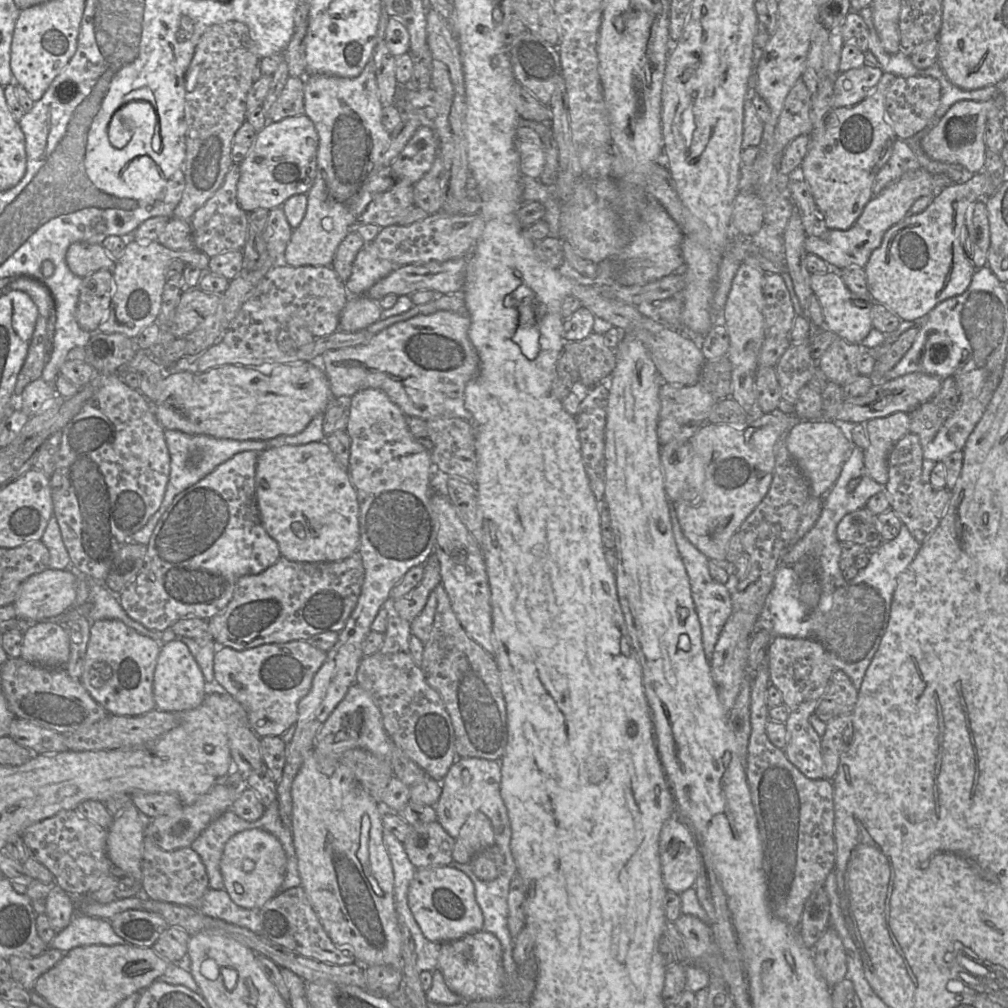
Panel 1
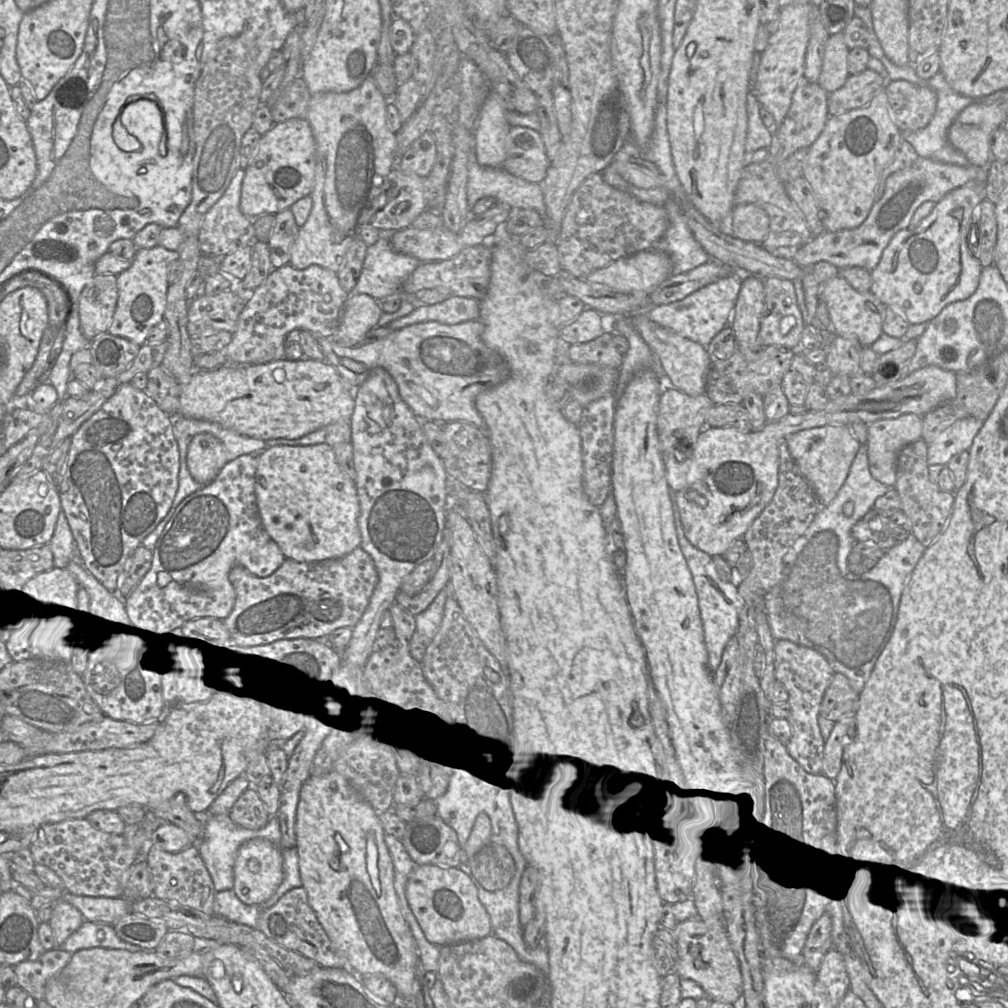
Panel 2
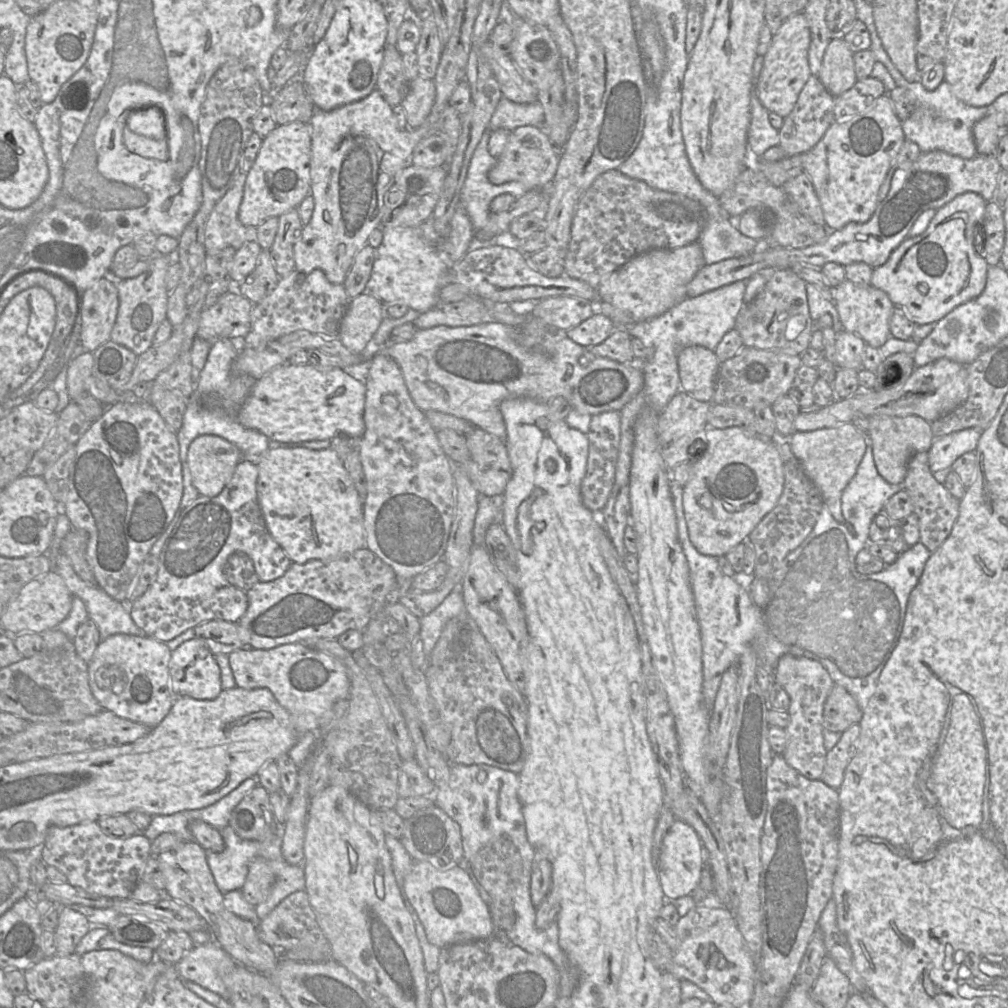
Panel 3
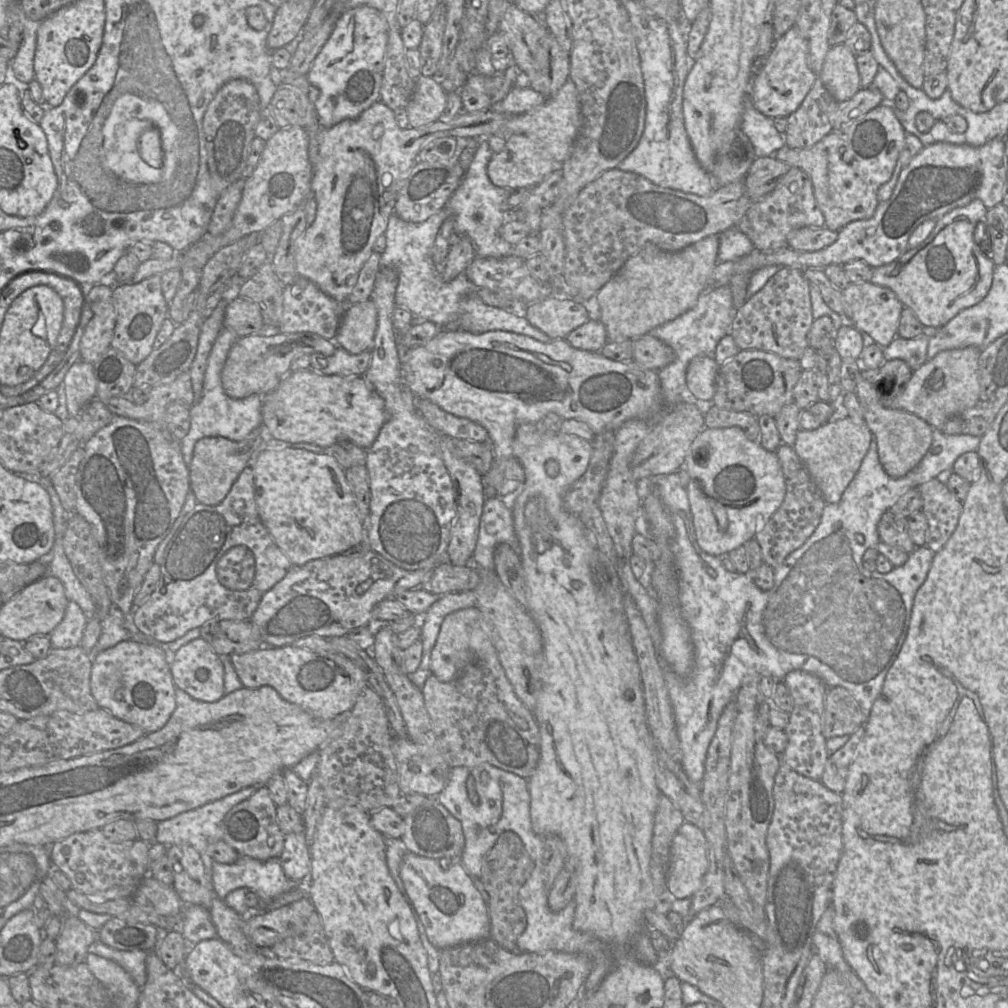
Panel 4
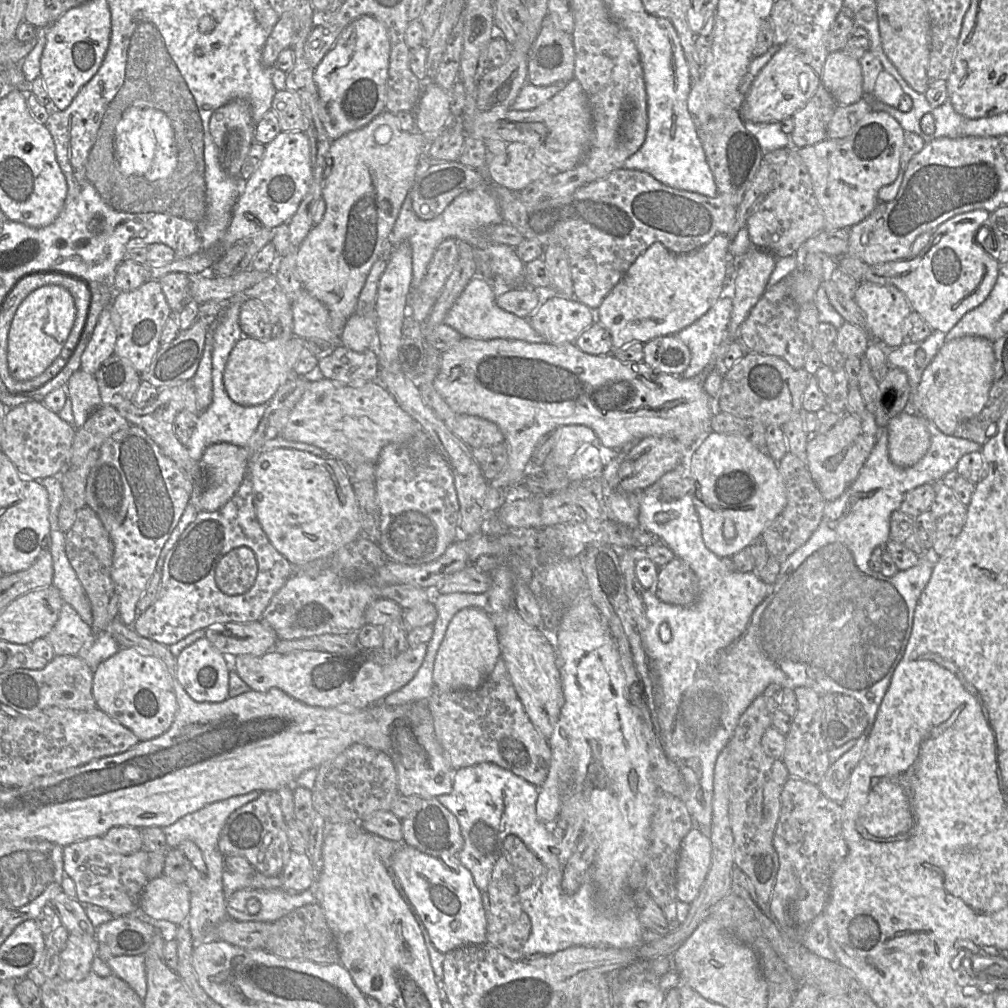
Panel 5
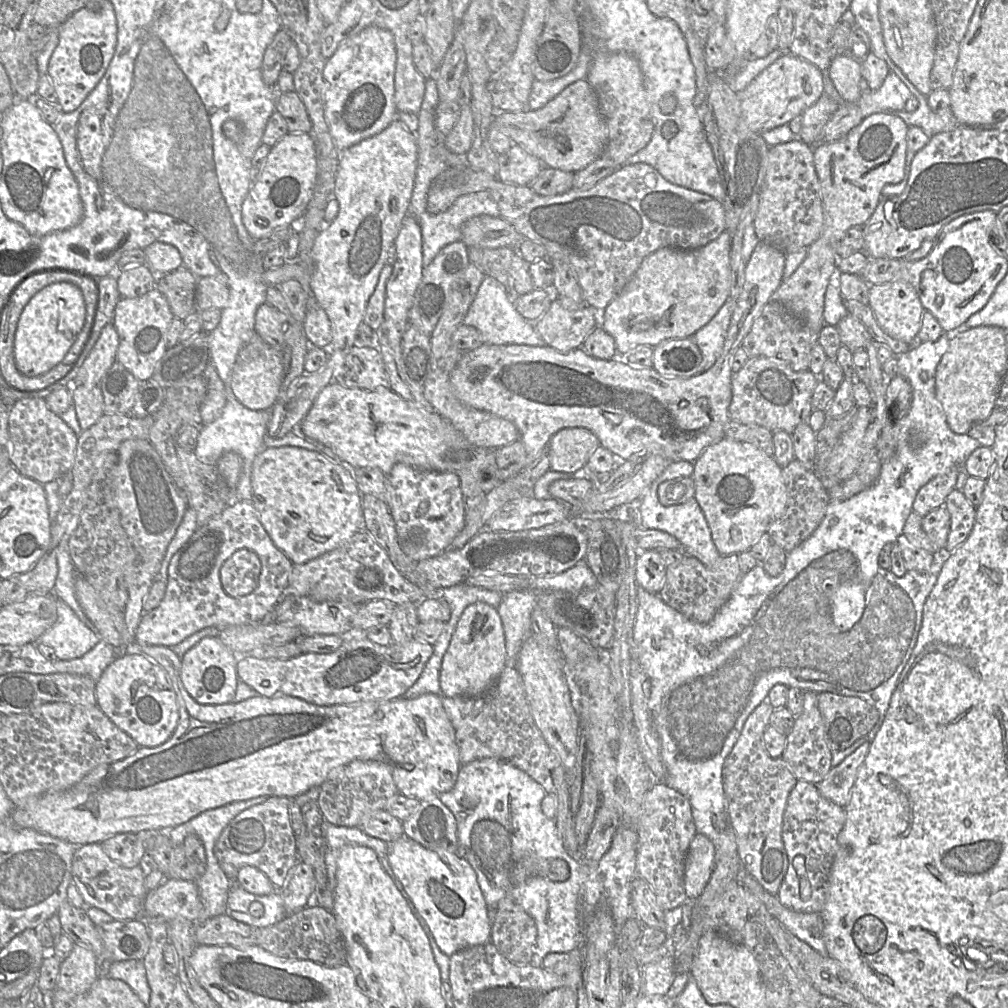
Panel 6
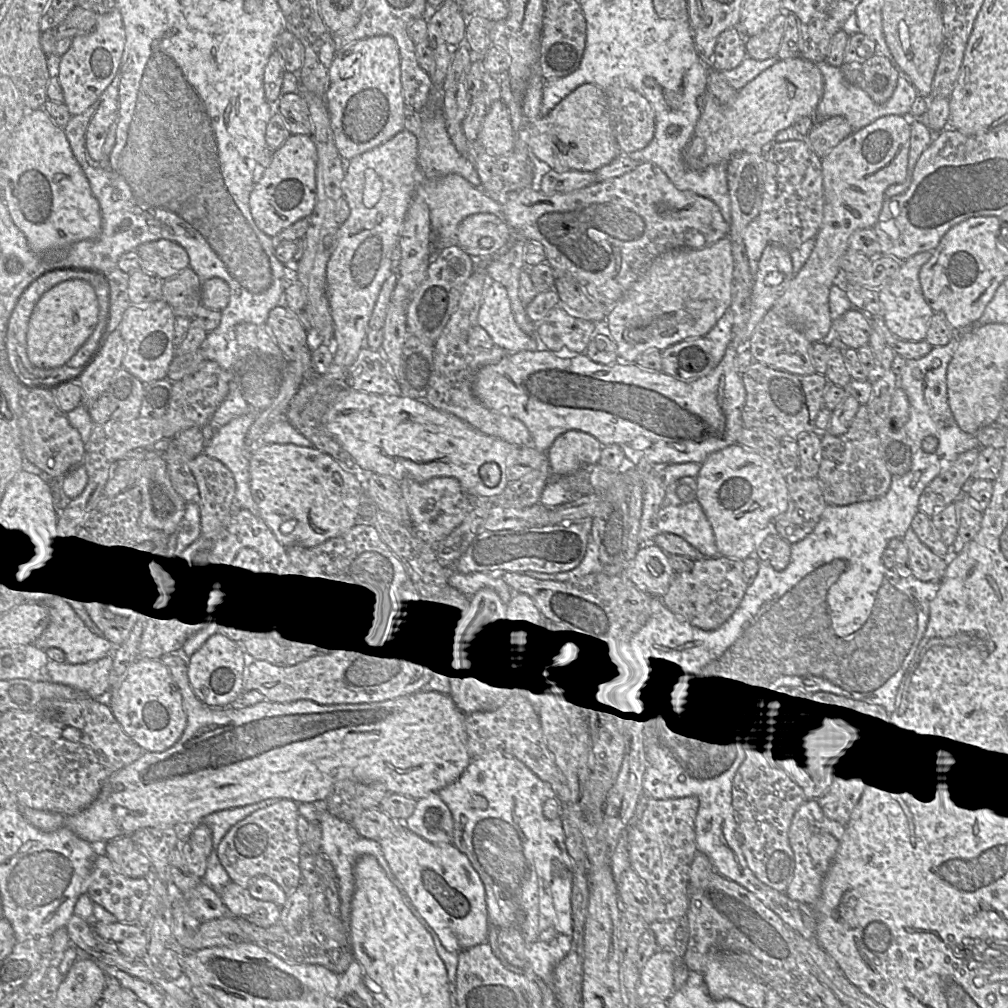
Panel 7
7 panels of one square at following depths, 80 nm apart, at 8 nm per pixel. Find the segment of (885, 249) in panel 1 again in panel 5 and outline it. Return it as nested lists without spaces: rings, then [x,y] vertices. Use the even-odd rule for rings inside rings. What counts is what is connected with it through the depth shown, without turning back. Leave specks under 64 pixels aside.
[[[977,209],[950,218],[932,233],[930,242],[916,257],[869,266],[864,281],[897,287],[906,296],[912,311],[919,313],[933,330],[945,335],[967,312],[987,299],[997,281],[1000,263],[975,243],[975,232],[989,216],[987,210]]]

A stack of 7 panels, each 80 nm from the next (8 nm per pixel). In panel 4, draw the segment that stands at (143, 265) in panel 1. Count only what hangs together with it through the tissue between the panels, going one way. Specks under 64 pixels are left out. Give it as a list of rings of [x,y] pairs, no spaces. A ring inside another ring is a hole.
[[[161,275],[151,276],[138,283],[119,283],[113,288],[113,298],[116,325],[111,346],[138,365],[154,349],[156,336],[164,320],[169,317],[169,306],[161,287]]]

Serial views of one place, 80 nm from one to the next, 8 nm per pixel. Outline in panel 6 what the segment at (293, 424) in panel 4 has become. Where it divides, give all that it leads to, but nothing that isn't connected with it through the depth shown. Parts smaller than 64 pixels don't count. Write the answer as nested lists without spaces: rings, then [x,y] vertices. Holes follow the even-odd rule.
[[[331,382],[321,390],[299,429],[306,439],[327,446],[353,468],[374,467],[387,475],[395,464],[405,463],[457,476],[458,472],[470,472],[485,494],[500,483],[495,449],[470,444],[439,413],[420,410],[389,388],[364,390]]]

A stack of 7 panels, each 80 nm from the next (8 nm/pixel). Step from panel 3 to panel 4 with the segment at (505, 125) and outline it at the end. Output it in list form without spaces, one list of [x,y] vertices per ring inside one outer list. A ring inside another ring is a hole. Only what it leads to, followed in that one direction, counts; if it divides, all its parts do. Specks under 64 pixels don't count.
[[[527,84],[515,85],[508,95],[490,109],[513,115],[526,113],[545,102],[547,98]]]

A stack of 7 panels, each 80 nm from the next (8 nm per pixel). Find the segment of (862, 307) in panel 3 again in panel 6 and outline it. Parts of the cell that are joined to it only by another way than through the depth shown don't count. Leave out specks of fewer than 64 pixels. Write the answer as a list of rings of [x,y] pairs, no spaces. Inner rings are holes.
[[[897,280],[870,285],[868,306],[888,335],[906,343],[917,342],[925,309],[911,283]]]

